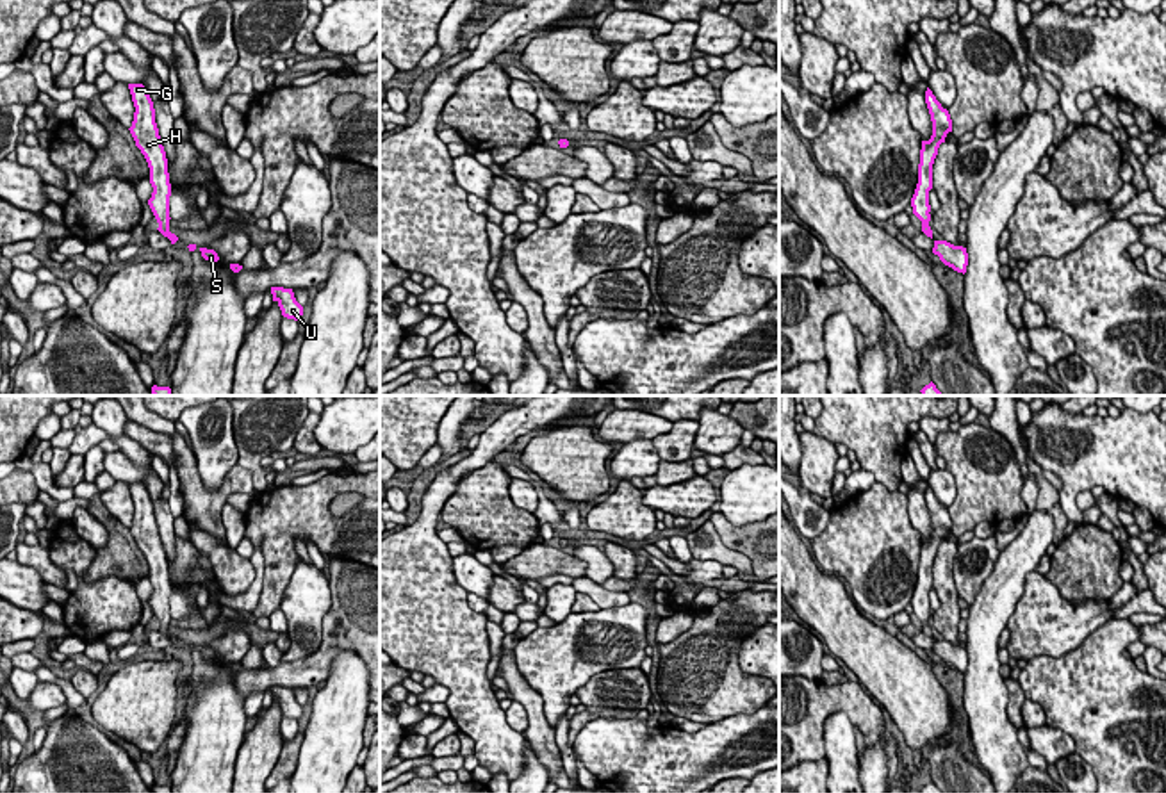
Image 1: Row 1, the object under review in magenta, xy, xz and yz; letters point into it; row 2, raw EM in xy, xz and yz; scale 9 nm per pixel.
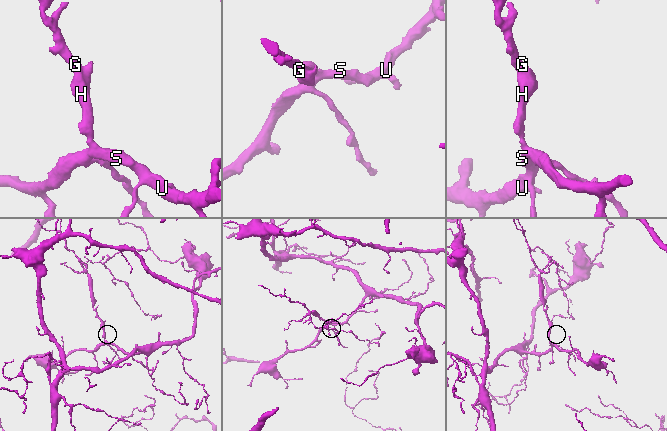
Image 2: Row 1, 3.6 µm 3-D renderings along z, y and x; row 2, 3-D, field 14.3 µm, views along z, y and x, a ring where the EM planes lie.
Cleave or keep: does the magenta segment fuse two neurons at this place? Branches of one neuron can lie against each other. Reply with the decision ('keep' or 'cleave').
keep

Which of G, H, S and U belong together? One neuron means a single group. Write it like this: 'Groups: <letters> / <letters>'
Groups: G H S U

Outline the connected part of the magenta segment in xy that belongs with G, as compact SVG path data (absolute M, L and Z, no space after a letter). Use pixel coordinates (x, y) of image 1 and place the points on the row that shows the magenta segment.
M128 84L135 107L132 127L128 128L135 146L144 155L150 168L150 184L153 187L148 205L159 223L159 232L175 244L178 237L169 232L169 196L171 184L168 159L155 123L153 102L143 84Z

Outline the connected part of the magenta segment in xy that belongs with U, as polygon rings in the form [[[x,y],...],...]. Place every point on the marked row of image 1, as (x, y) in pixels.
[[[271,287],[271,294],[283,317],[298,321],[303,315],[303,307],[296,301],[292,289]]]

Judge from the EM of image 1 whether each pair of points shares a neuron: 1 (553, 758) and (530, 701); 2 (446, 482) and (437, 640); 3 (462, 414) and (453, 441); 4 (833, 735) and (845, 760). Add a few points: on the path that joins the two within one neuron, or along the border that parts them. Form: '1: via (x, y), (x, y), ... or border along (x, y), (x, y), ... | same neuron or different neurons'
1: via (544, 743), (535, 715) | same neuron
2: via (426, 521), (426, 601) | same neuron
3: via (455, 421), (453, 433) | same neuron
4: via (838, 740), (842, 754) | same neuron

